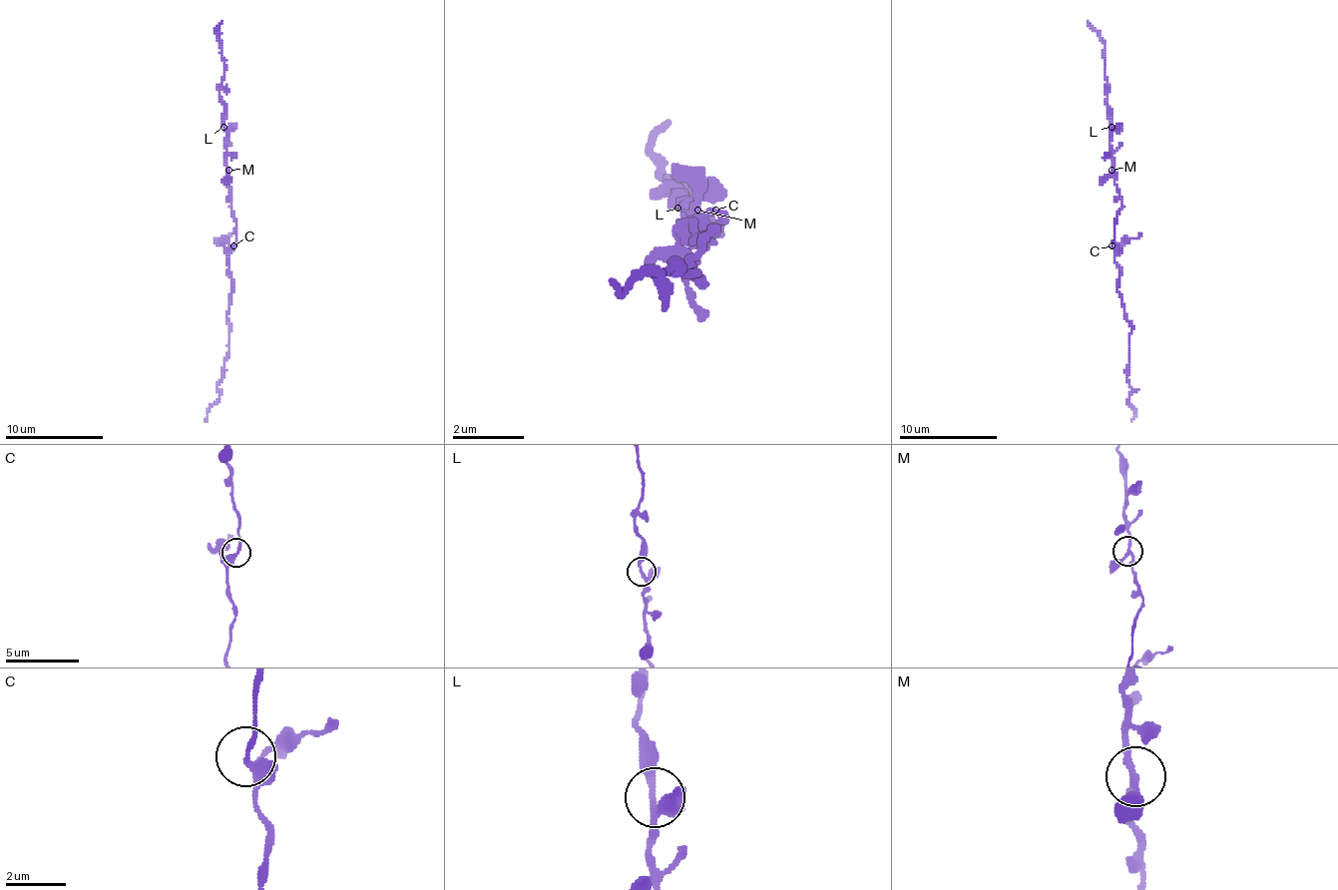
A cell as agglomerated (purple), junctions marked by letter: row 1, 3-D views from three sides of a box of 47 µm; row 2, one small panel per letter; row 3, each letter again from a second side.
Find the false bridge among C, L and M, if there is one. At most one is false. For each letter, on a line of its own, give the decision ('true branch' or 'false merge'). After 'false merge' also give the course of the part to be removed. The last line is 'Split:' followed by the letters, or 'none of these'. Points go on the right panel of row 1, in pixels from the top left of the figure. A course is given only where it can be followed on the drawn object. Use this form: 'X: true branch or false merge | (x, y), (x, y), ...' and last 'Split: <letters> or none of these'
C: true branch
L: true branch
M: true branch
Split: none of these

